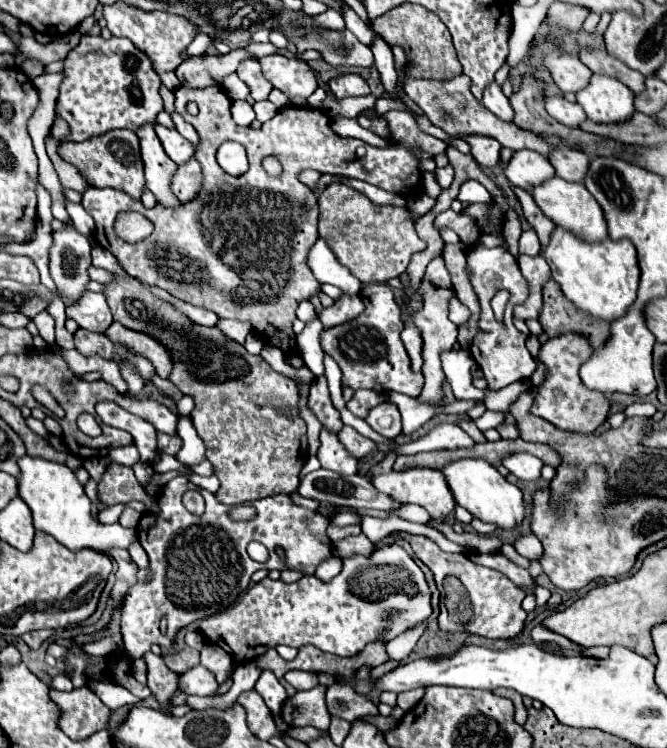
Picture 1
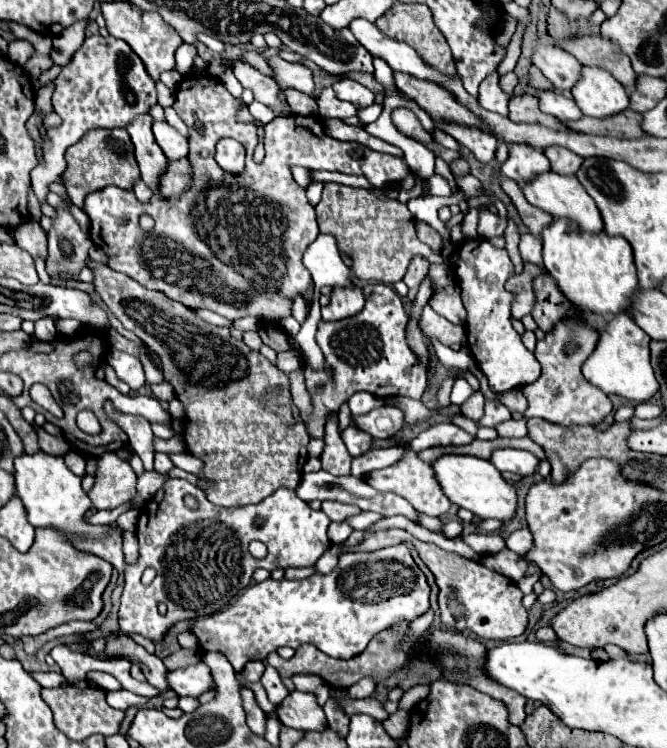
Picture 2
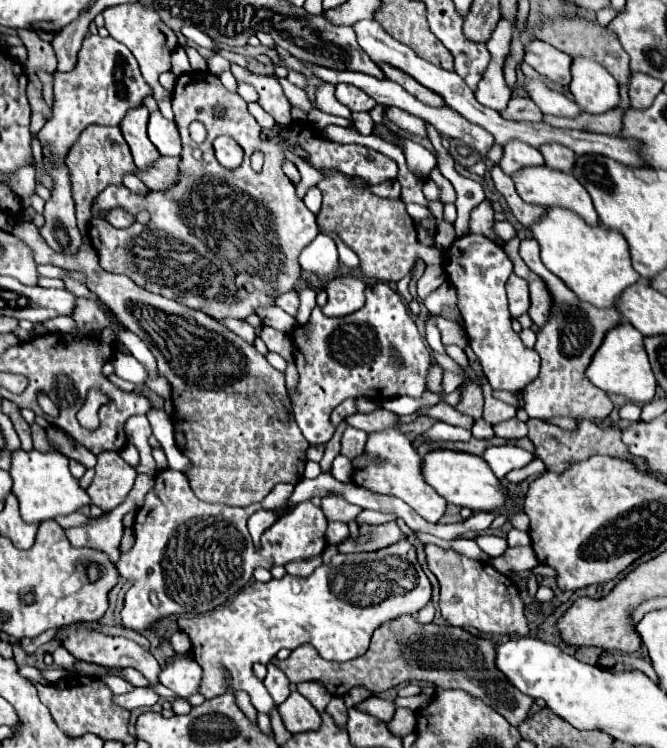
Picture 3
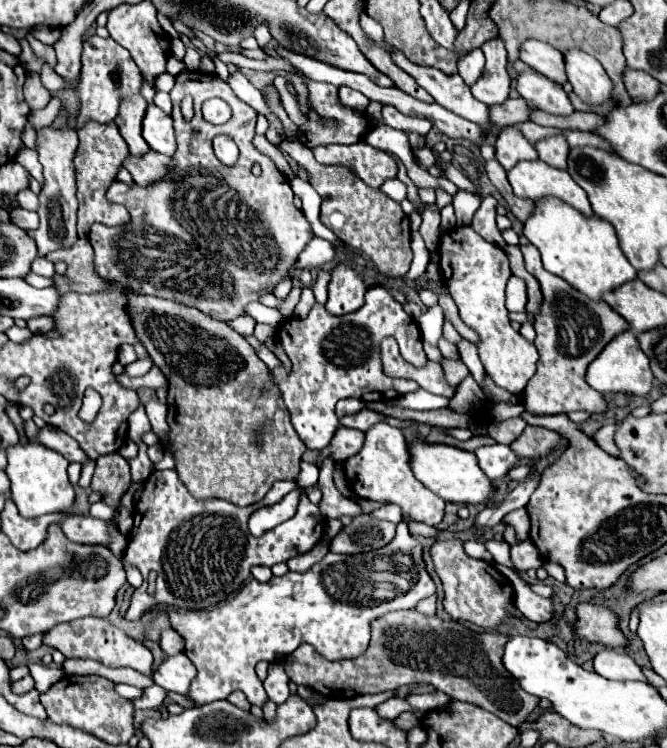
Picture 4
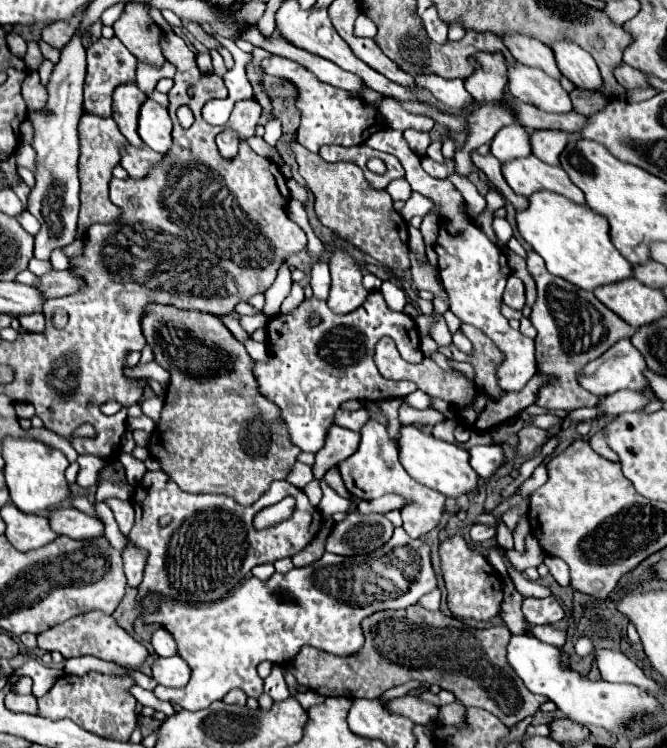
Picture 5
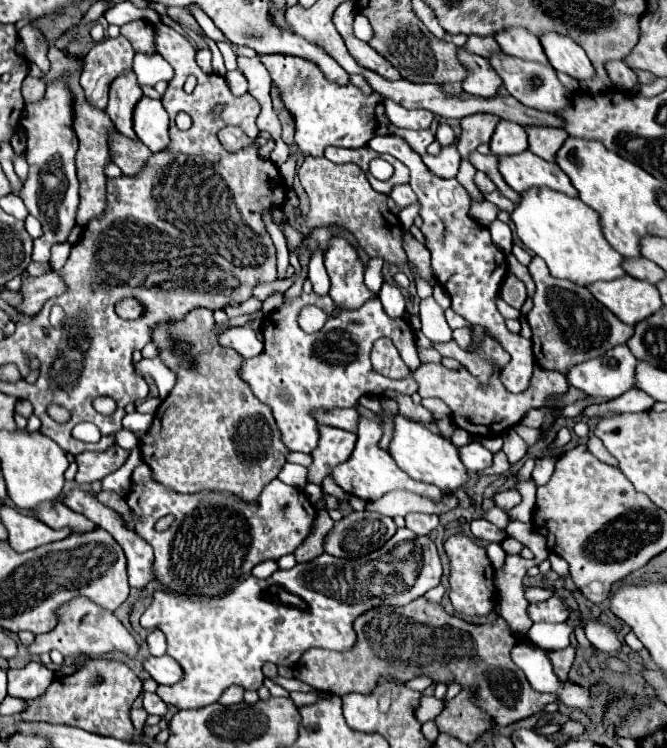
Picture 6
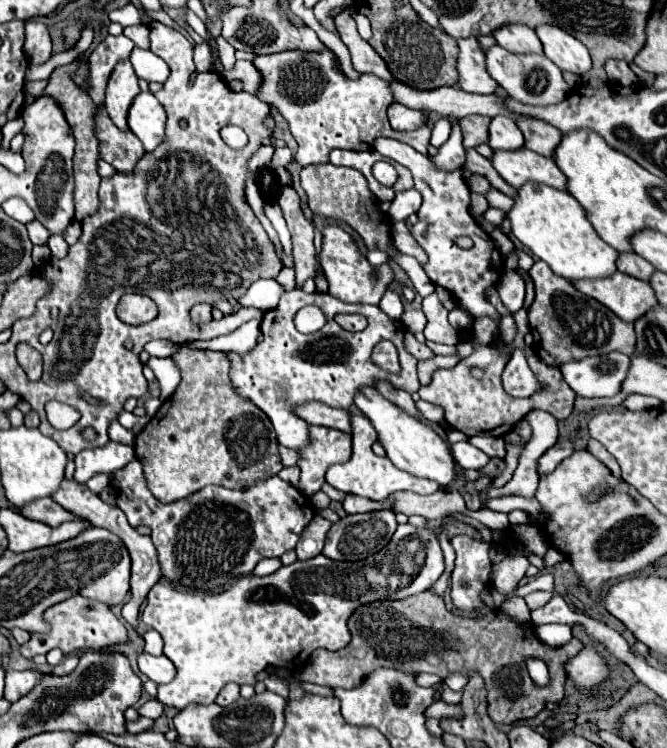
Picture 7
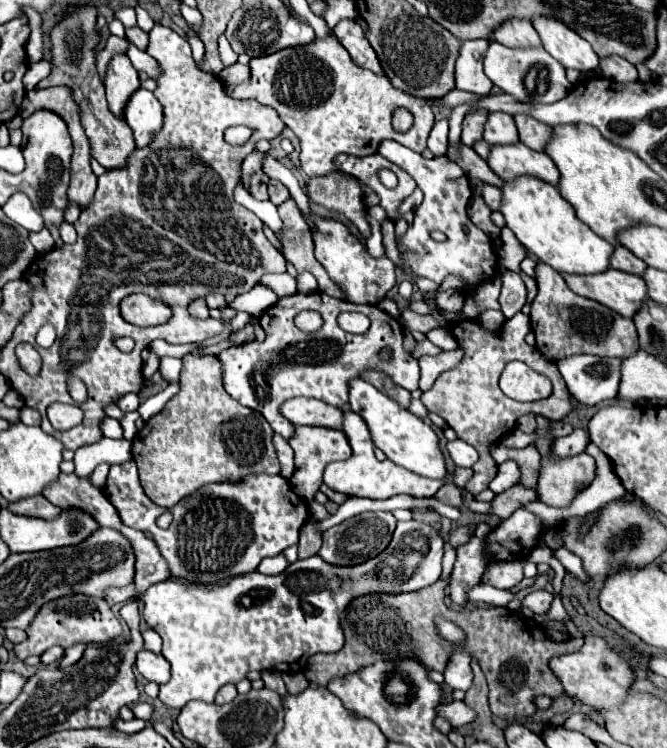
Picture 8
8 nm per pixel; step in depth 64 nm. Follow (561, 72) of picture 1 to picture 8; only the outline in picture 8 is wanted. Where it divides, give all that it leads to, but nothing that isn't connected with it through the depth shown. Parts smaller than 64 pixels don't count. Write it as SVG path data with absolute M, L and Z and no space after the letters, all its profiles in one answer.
M512 18L496 28L496 42L510 48L540 48L540 38L528 20Z

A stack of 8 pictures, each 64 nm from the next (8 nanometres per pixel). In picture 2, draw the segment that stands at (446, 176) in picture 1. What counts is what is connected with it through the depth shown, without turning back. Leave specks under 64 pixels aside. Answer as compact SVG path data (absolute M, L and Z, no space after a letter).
M434 174L434 176L430 176L428 184L430 184L430 194L434 194L434 196L452 196L450 184L448 184L448 180L444 176Z

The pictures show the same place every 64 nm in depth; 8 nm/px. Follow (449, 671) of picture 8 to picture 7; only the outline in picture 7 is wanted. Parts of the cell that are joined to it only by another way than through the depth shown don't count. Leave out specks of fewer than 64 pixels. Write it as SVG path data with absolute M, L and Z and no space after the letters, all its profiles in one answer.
M462 673L448 675L447 681L449 688L454 690L454 692L462 692L464 686L468 684L468 678L466 678Z

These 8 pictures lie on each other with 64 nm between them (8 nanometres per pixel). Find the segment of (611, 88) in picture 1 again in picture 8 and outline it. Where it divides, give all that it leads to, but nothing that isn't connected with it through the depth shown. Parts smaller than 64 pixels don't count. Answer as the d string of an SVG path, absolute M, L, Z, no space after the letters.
M536 18L536 32L540 34L544 50L556 58L564 68L574 68L578 72L590 72L598 66L598 56L586 40L580 40L576 32L554 18Z

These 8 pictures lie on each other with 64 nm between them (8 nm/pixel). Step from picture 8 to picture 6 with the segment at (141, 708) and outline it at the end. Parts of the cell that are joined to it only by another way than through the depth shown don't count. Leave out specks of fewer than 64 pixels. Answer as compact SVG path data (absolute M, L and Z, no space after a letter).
M142 692L142 704L148 714L166 716L166 712L168 712L168 706L156 694L150 694L150 692Z

